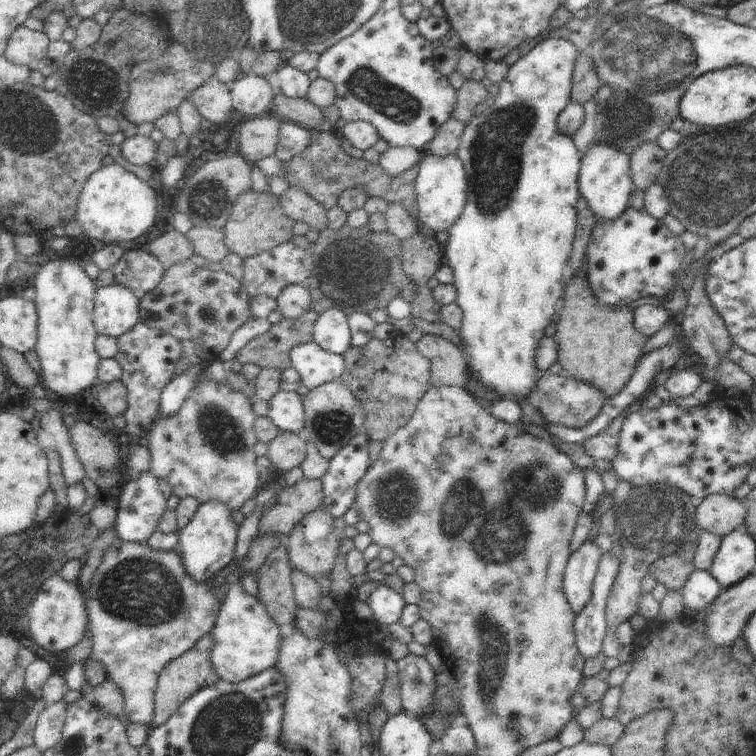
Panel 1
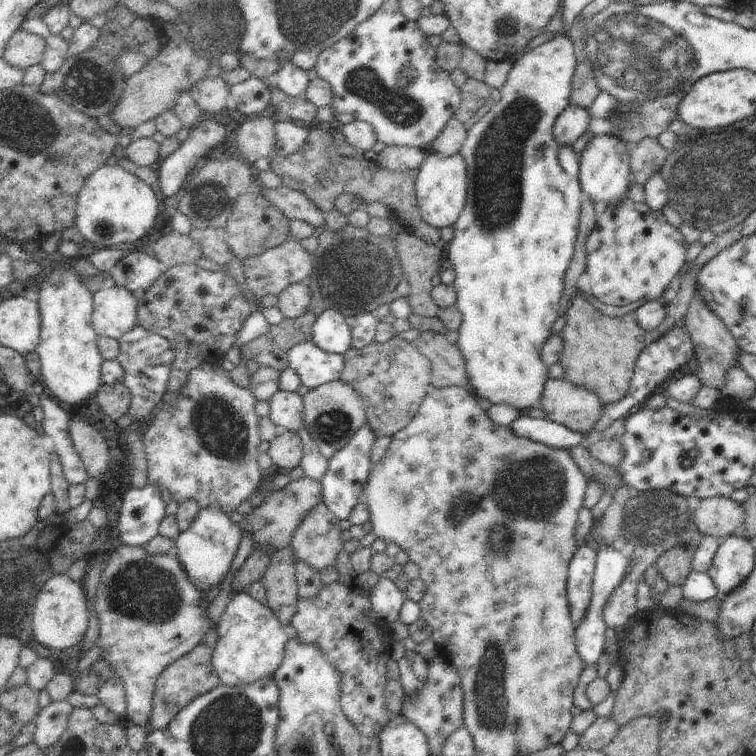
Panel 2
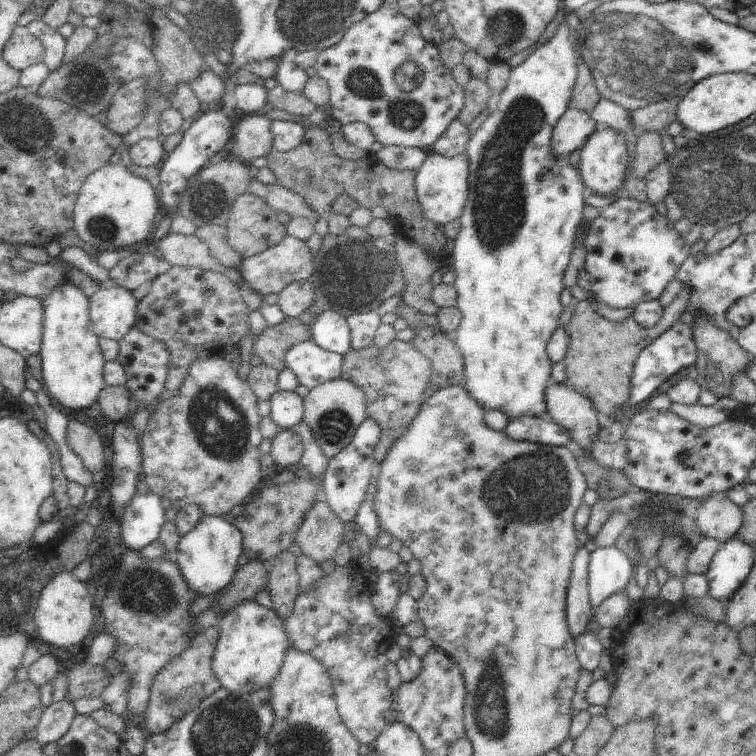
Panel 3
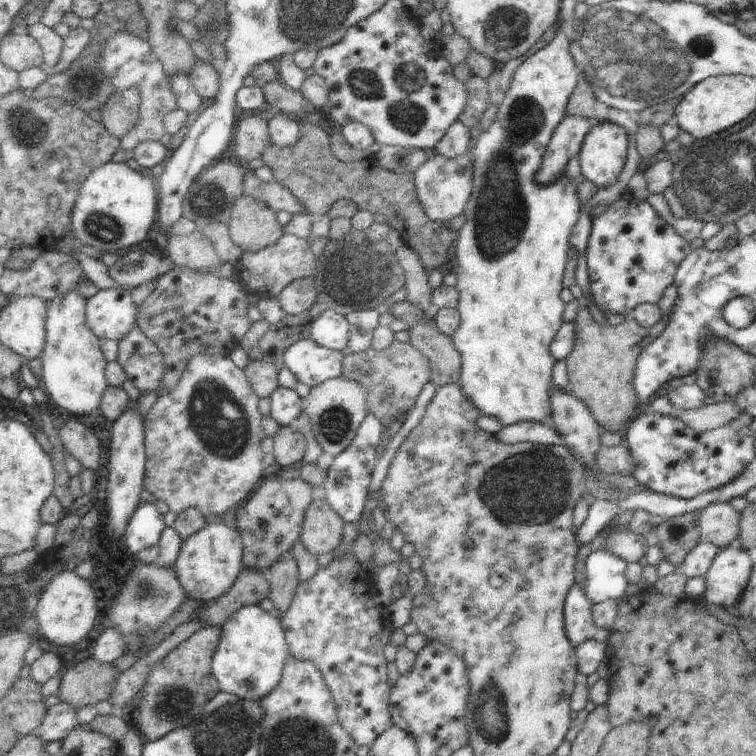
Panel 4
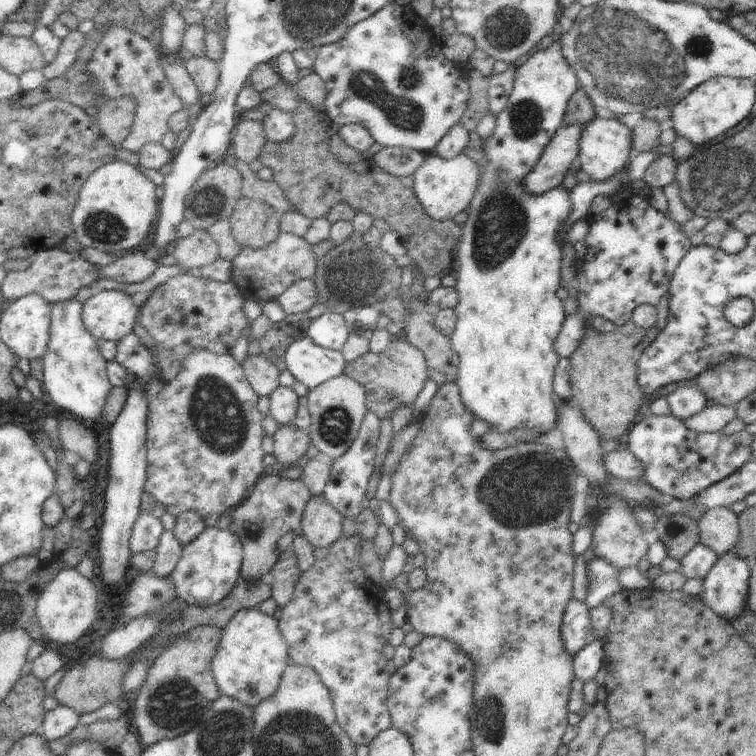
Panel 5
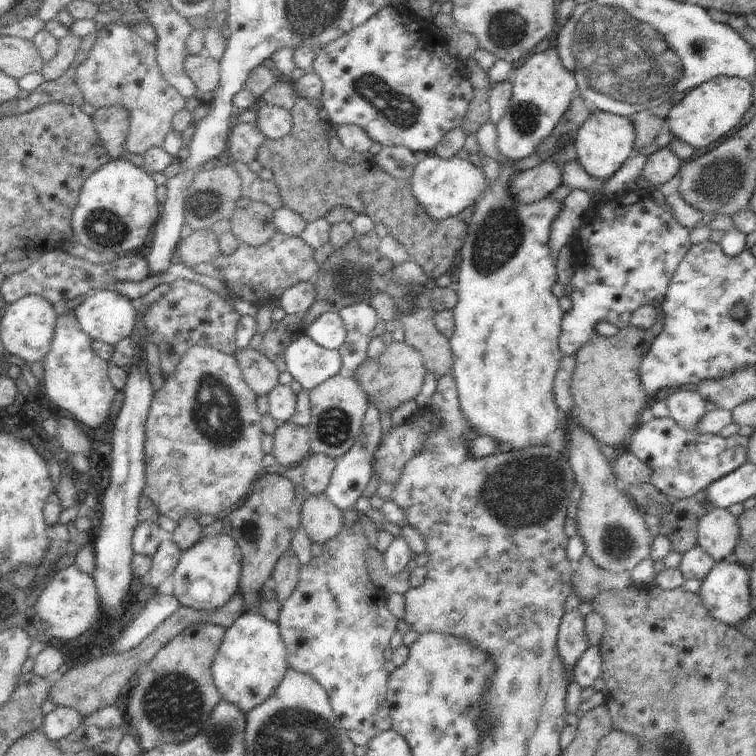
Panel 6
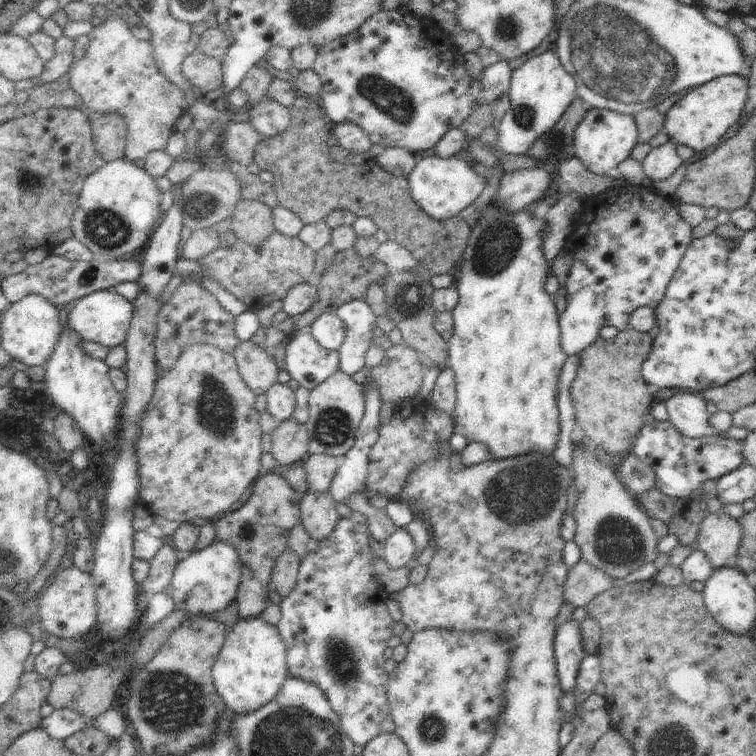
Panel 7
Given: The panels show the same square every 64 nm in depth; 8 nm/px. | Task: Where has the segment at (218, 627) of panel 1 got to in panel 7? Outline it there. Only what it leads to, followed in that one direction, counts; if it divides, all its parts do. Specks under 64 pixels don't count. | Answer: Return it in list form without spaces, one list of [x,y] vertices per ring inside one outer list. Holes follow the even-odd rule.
[[[260,616],[238,621],[228,630],[212,670],[214,686],[228,710],[249,715],[269,703],[288,677],[285,642],[278,629]]]

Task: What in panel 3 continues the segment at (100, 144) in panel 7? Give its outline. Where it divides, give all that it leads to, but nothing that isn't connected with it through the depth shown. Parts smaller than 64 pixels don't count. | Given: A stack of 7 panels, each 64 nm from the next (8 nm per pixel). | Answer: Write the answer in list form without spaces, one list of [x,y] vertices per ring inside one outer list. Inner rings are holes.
[[[138,77],[119,86],[113,101],[105,110],[106,126],[119,135],[128,134],[142,119],[145,98],[148,97],[147,79]]]

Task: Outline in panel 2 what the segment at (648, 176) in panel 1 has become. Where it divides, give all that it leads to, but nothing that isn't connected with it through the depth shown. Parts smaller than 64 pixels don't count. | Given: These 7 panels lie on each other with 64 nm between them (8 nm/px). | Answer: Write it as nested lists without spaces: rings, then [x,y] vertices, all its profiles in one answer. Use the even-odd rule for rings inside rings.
[[[644,137],[633,147],[631,153],[631,181],[645,185],[656,171],[660,171],[666,162],[669,152],[656,138]]]

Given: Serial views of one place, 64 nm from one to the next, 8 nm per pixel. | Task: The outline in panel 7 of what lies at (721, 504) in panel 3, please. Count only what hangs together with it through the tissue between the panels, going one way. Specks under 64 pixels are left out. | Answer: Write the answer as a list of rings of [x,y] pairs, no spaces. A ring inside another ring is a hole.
[[[724,510],[710,513],[701,524],[696,540],[700,549],[718,570],[730,566],[741,545],[743,528],[739,519],[728,515]]]

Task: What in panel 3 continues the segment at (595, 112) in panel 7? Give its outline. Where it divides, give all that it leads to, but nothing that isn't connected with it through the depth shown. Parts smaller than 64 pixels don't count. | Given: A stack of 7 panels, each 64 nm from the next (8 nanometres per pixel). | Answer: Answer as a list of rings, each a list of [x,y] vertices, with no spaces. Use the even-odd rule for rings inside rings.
[[[610,127],[590,134],[582,148],[582,152],[580,152],[581,162],[578,166],[581,181],[587,193],[602,194],[604,196],[614,194],[620,188],[623,189],[622,184],[627,179],[626,174],[631,158],[628,154],[627,143],[628,140],[623,132]]]

